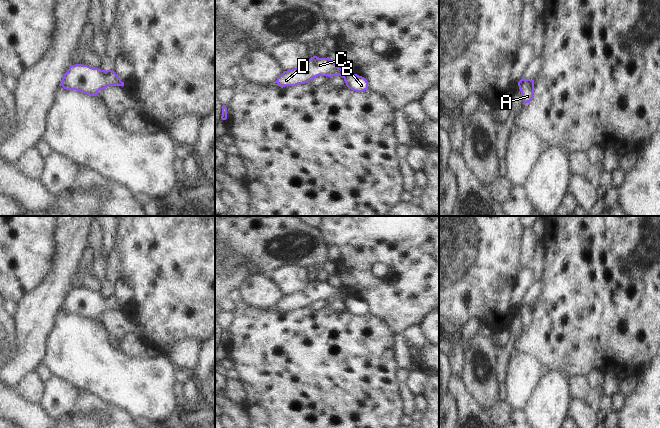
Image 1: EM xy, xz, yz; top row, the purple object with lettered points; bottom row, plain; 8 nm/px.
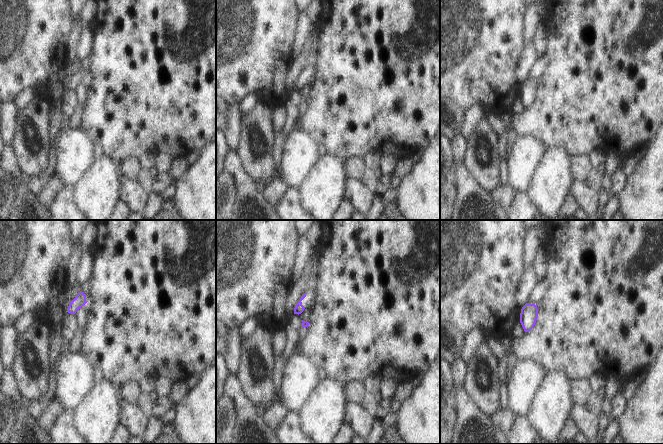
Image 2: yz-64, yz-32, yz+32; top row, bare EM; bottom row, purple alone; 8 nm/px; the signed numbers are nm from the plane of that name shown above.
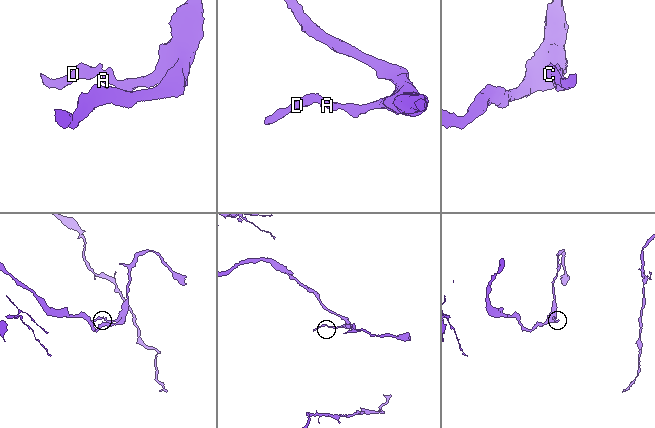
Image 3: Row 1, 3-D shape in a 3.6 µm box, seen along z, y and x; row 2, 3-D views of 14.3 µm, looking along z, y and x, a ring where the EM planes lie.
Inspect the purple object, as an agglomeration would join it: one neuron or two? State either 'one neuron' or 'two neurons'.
two neurons

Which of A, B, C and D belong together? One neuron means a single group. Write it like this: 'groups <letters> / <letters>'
groups A B / C D

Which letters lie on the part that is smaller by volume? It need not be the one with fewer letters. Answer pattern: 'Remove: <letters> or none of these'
Remove: C, D.

